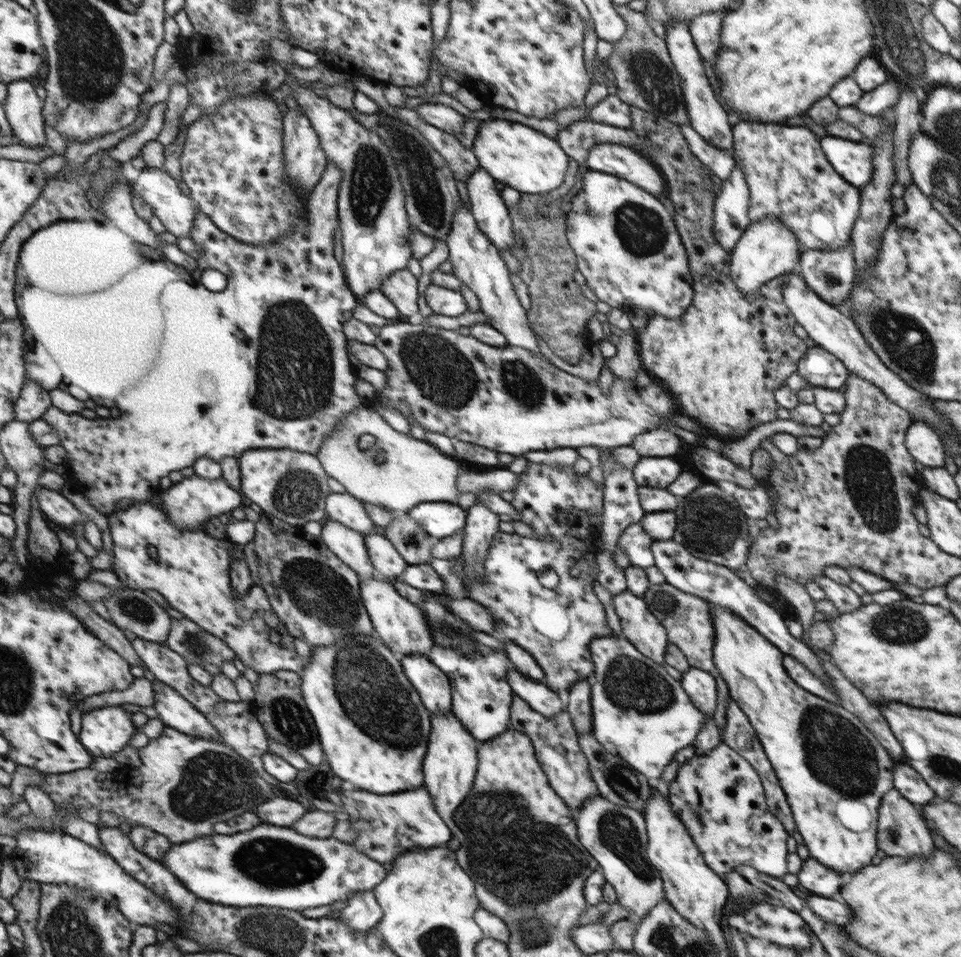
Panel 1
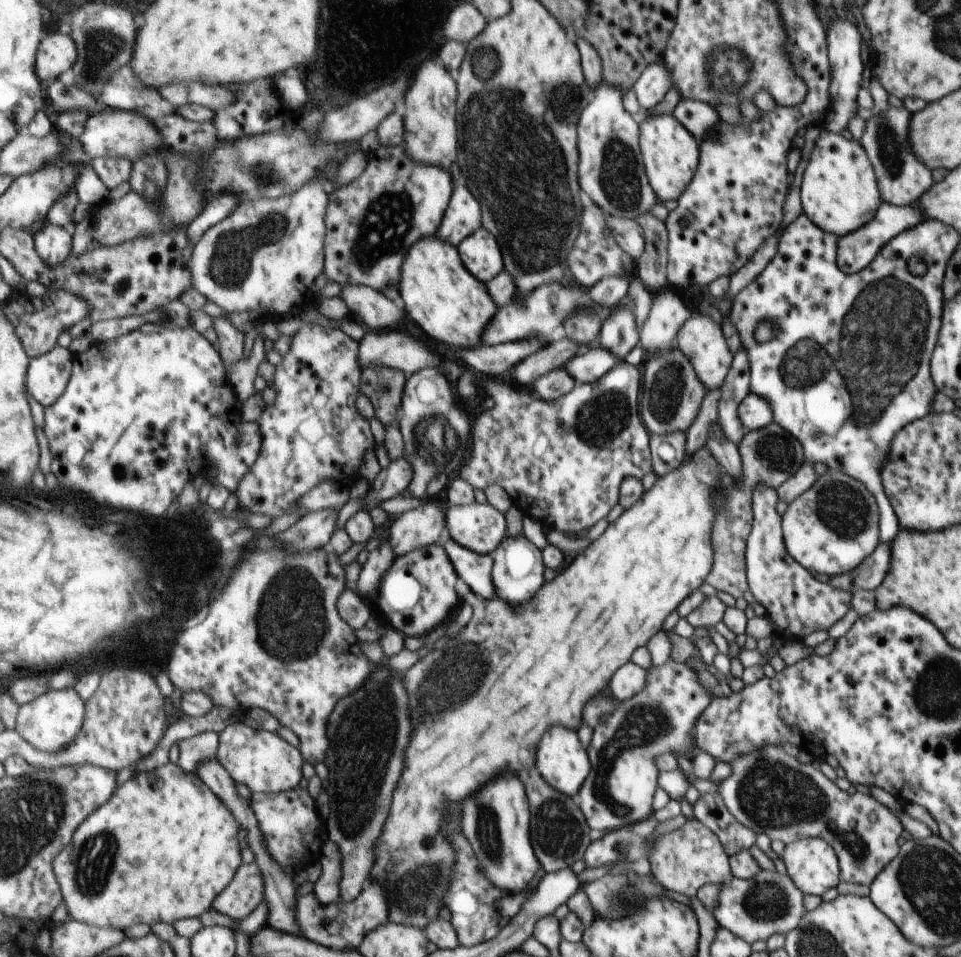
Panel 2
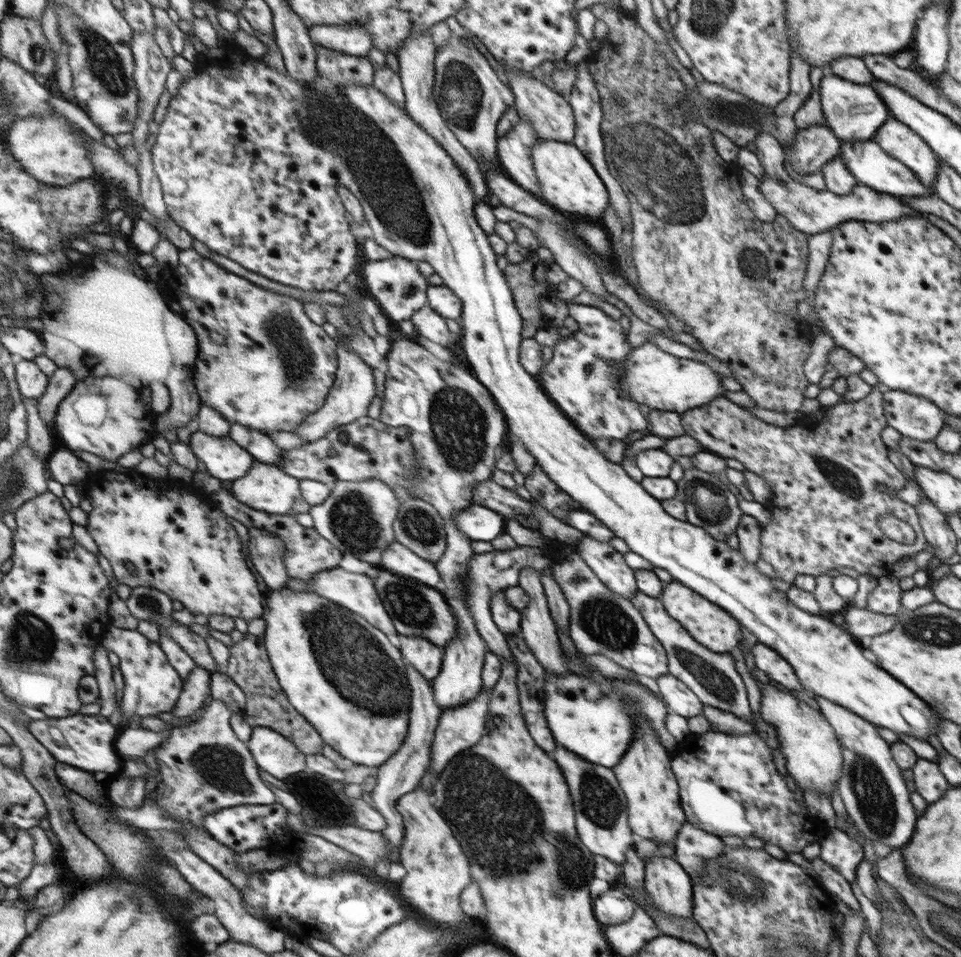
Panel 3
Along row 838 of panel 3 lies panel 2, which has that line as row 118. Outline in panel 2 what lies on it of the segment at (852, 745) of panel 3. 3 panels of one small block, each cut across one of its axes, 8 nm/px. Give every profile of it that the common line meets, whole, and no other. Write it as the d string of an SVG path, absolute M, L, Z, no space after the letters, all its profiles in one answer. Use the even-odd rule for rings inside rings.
M892 107L880 113L872 112L870 119L866 120L866 132L860 143L867 151L872 166L879 177L879 187L882 191L884 202L896 206L914 205L924 192L934 185L931 170L920 162L920 158L912 152L910 144L910 124L912 114L905 108Z

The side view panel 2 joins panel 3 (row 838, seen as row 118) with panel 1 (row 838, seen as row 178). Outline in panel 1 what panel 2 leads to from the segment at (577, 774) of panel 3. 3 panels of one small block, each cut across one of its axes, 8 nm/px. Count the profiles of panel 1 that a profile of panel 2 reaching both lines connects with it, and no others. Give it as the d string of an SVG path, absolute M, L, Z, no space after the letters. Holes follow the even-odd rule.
M597 794L589 798L577 812L578 838L588 844L588 852L600 861L601 870L617 894L617 902L628 910L628 919L643 920L666 897L663 877L647 857L649 840L643 813L614 804Z

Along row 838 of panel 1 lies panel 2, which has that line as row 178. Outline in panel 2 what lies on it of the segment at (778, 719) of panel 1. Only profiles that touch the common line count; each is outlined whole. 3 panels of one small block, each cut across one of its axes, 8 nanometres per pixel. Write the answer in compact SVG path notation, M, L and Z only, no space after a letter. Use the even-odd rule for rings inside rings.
M821 129L814 151L812 152L810 162L804 172L800 187L800 200L803 213L817 227L824 229L827 233L836 234L837 237L844 237L847 234L854 233L855 230L868 224L875 216L874 212L880 206L880 195L878 192L879 182L874 186L874 167L871 159L868 158L867 151L859 141L847 140L840 134L829 133Z

